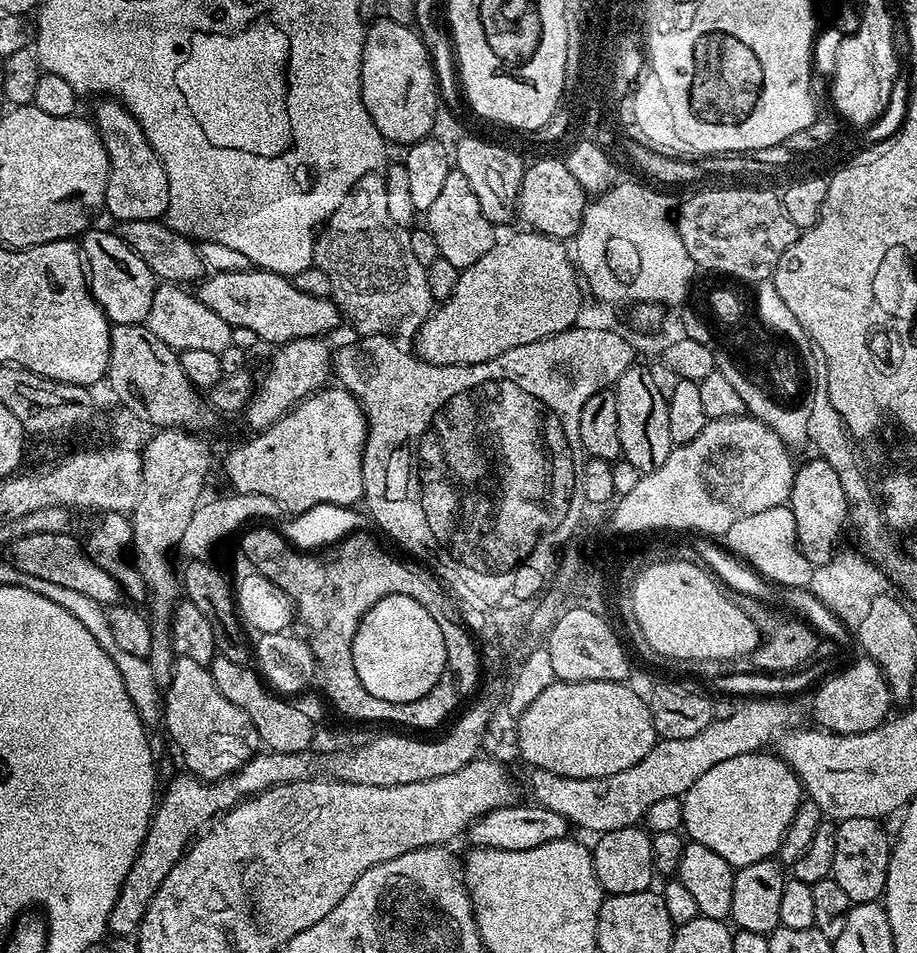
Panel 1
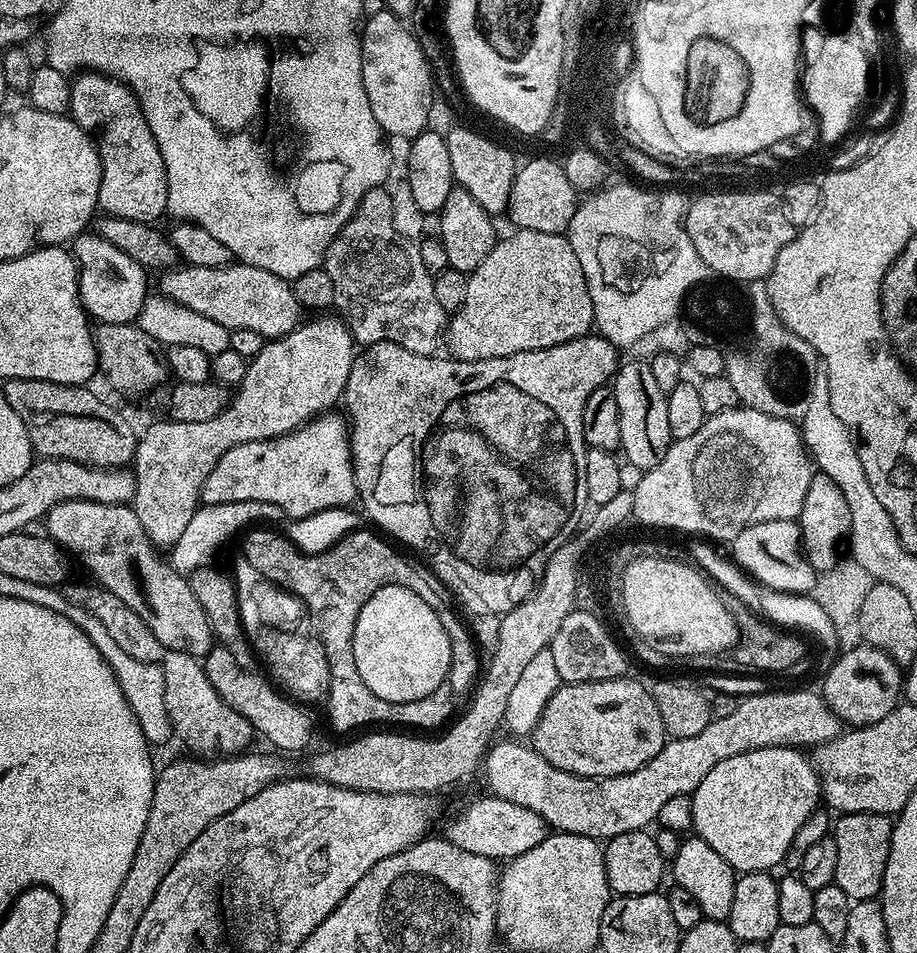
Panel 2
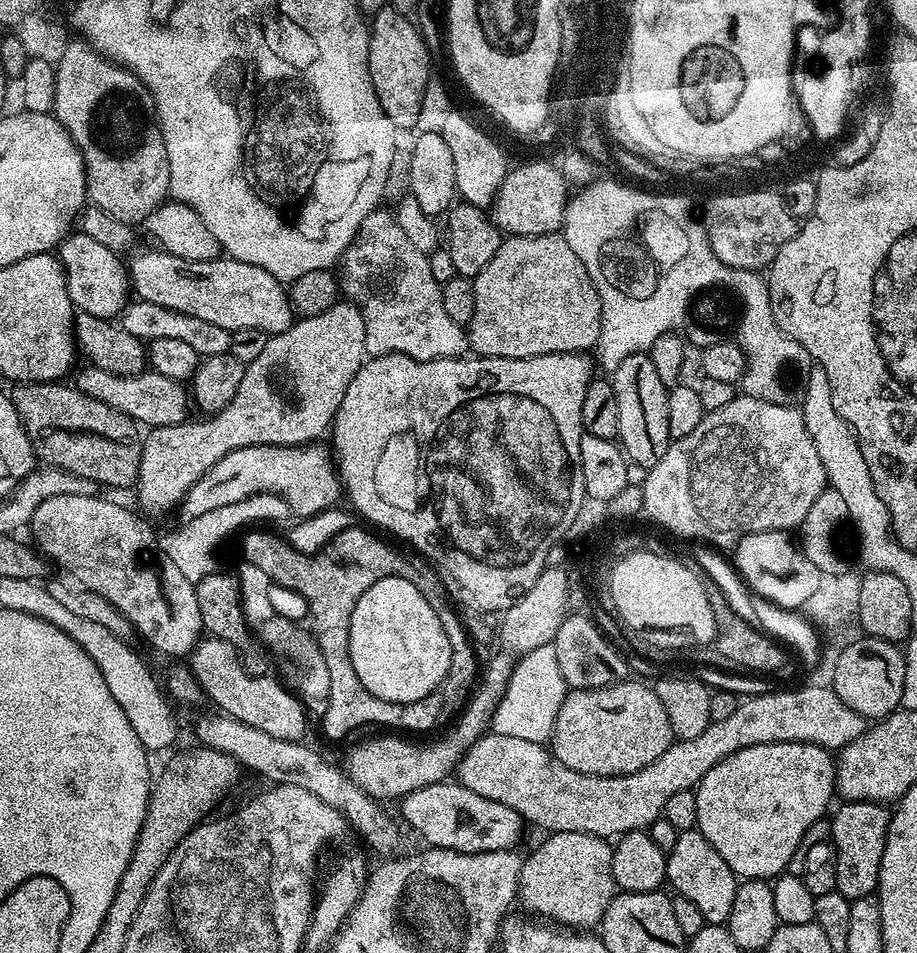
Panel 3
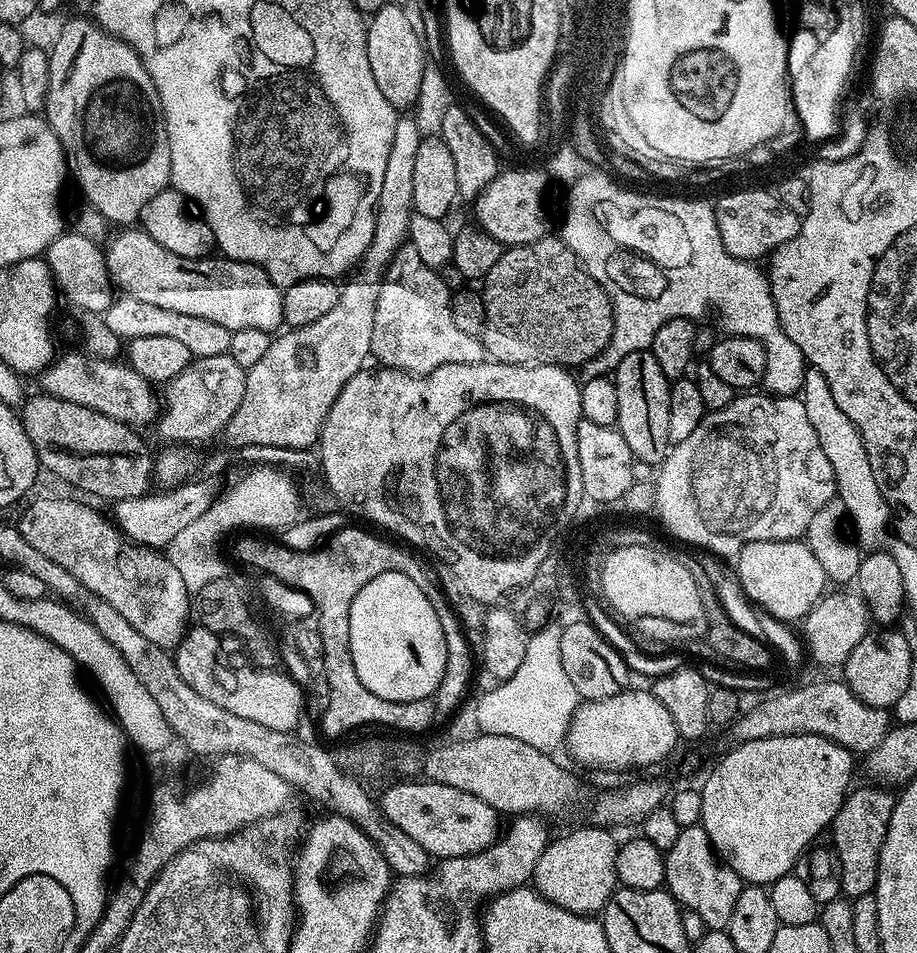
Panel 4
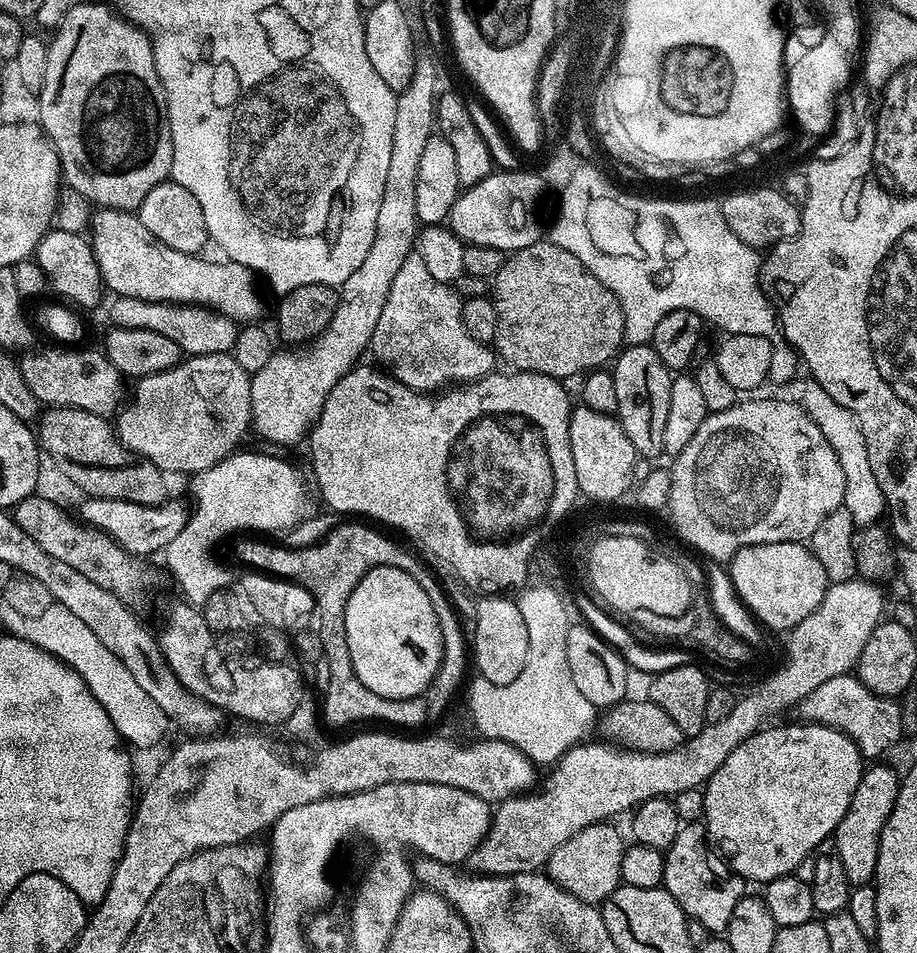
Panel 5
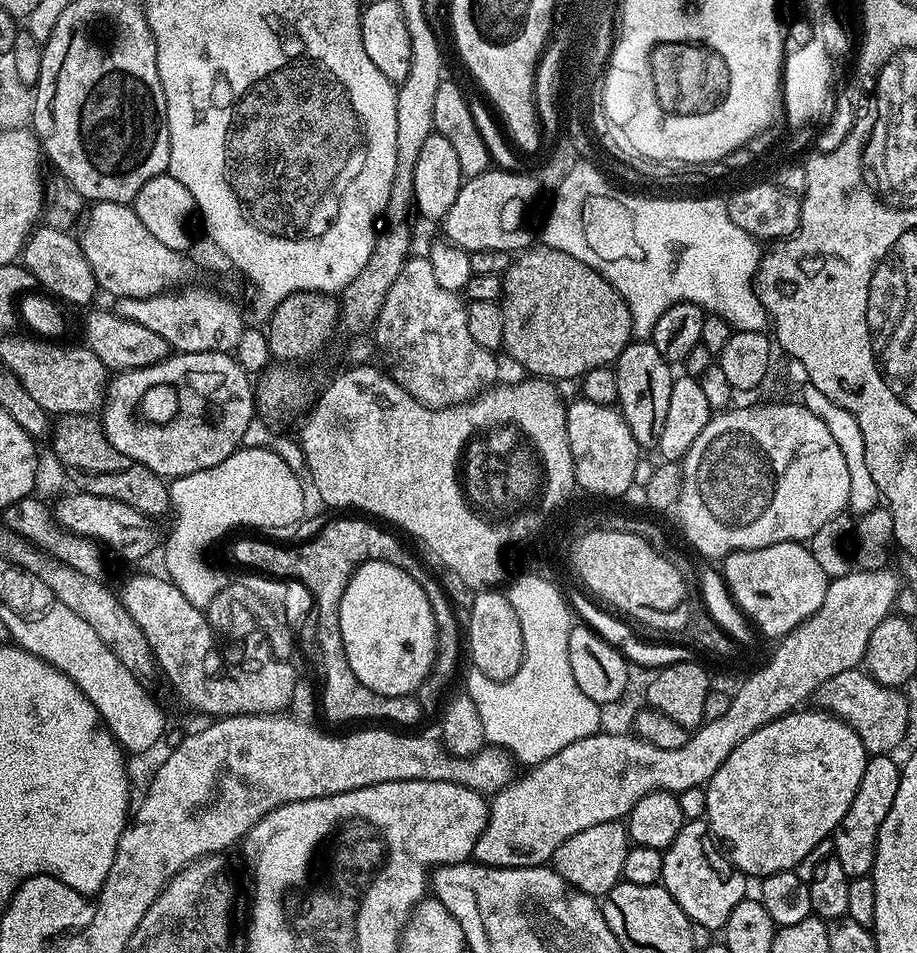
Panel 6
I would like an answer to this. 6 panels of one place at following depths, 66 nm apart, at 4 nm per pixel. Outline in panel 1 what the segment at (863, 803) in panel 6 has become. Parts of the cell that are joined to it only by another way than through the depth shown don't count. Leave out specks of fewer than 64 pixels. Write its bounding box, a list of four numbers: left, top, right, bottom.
[830,818,892,904]

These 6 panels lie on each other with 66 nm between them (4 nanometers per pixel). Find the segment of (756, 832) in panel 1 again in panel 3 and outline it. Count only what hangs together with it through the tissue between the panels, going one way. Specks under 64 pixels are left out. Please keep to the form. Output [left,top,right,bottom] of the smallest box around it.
[696,742,836,880]

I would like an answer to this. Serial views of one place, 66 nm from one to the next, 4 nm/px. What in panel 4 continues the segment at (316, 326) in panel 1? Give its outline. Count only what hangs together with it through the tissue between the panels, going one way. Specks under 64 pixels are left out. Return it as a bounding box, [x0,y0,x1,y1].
[104,226,284,334]

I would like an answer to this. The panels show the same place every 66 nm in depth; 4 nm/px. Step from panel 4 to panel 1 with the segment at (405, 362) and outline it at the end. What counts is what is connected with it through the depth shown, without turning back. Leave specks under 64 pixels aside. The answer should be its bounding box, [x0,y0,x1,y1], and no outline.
[312,172,434,337]

